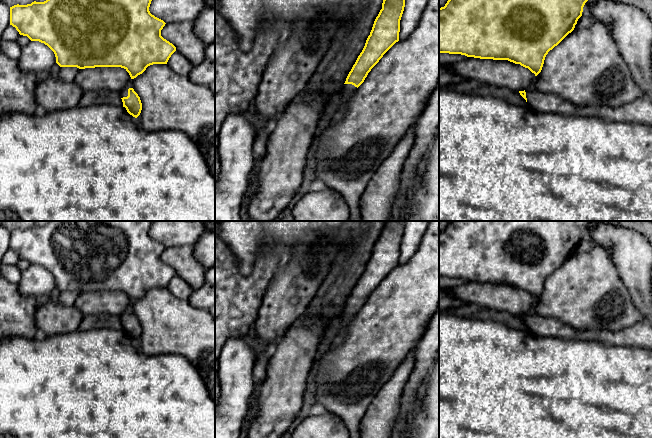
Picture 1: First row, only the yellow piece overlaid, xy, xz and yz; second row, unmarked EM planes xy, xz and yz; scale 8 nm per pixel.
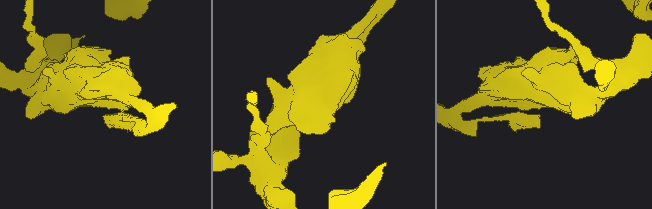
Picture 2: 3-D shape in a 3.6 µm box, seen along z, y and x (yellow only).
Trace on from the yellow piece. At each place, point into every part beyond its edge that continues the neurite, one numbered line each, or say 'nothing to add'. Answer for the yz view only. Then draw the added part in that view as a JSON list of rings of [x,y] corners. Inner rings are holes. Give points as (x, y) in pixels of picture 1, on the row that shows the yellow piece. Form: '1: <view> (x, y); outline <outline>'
1: yz (639, 111); outline [[[526,89],[527,107],[541,113],[562,115],[595,116],[609,121],[634,122],[652,125],[652,100],[643,96],[619,107],[609,106],[576,106],[563,98],[540,92],[537,89]]]

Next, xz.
1: xz (347, 90); outline [[[344,84],[342,86],[341,90],[339,91],[340,104],[330,124],[342,118],[347,109],[347,103],[356,90],[357,87],[352,84]]]

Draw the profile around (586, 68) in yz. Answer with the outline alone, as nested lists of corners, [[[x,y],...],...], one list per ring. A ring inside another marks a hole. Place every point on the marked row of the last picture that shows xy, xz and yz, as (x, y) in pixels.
[[[599,21],[572,31],[550,50],[534,83],[538,91],[555,94],[579,107],[619,107],[645,96],[622,58],[610,28]]]

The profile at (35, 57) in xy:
[[[31,41],[21,49],[18,65],[22,72],[49,71],[56,64],[54,52],[44,43]]]

